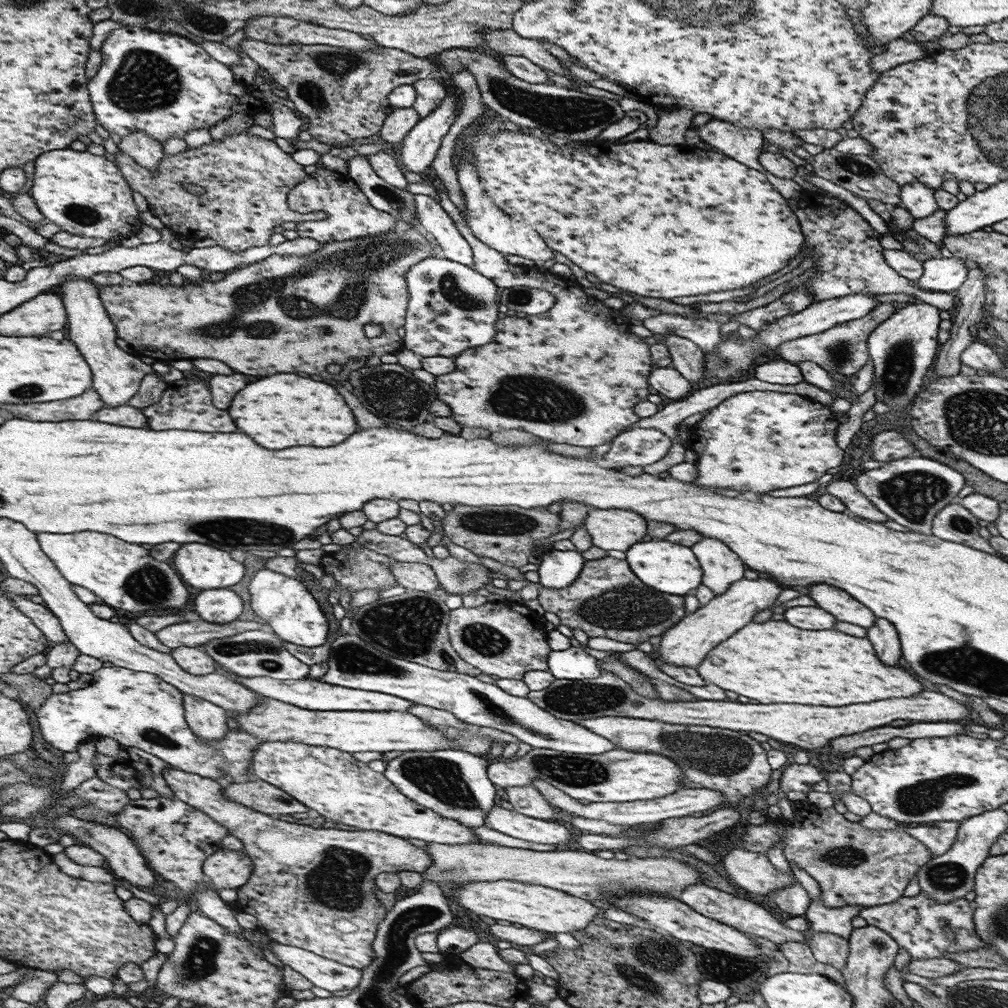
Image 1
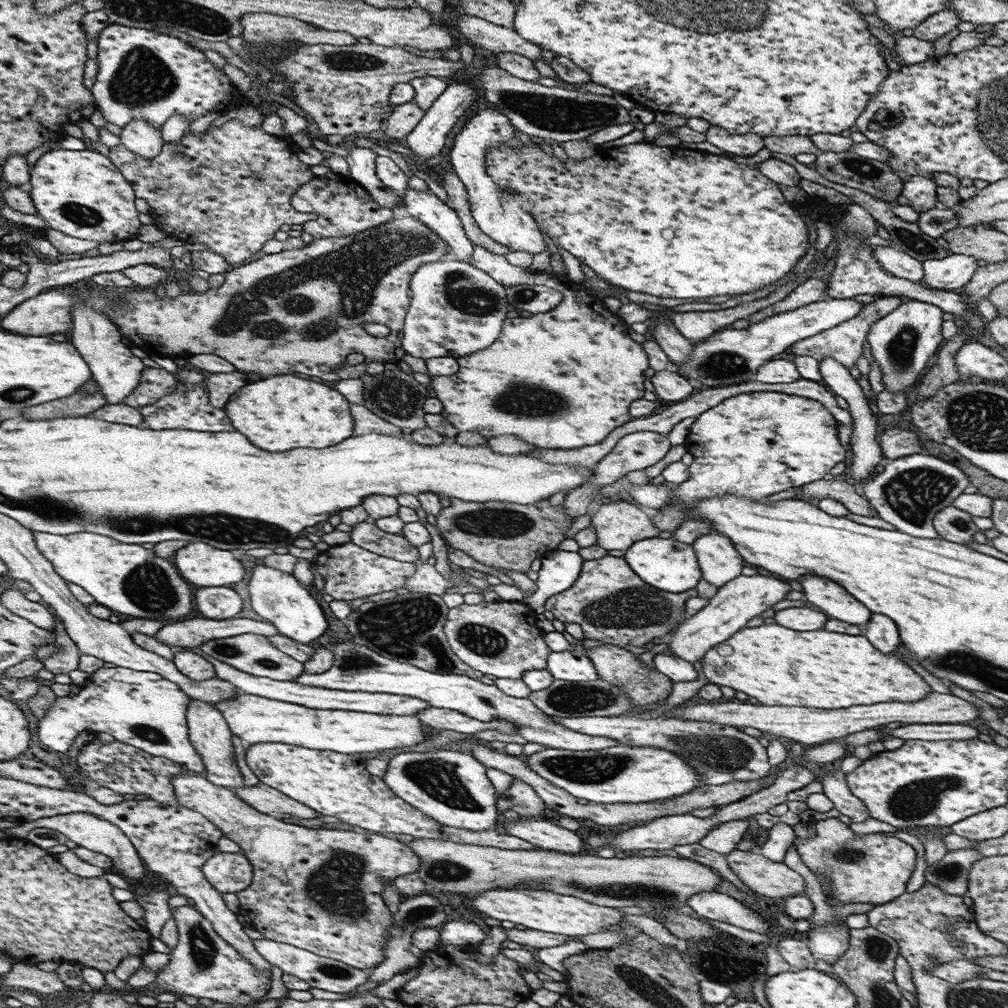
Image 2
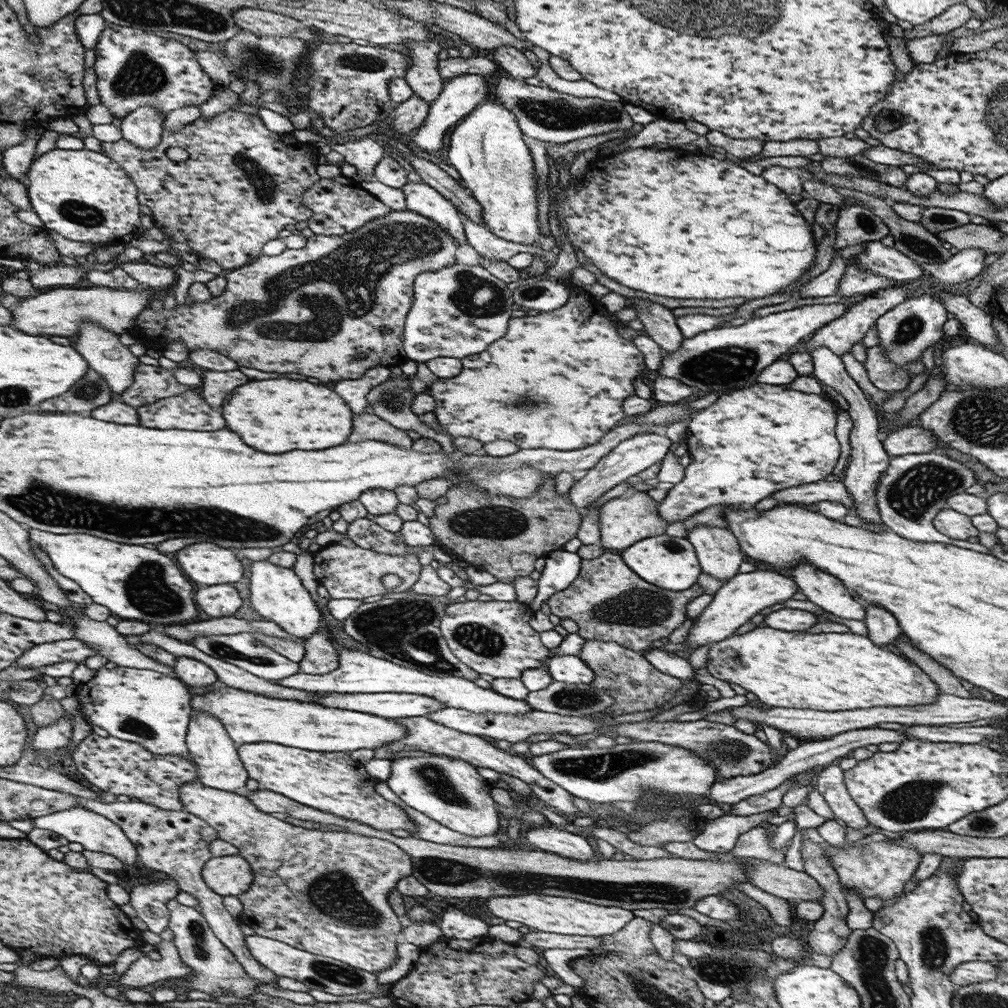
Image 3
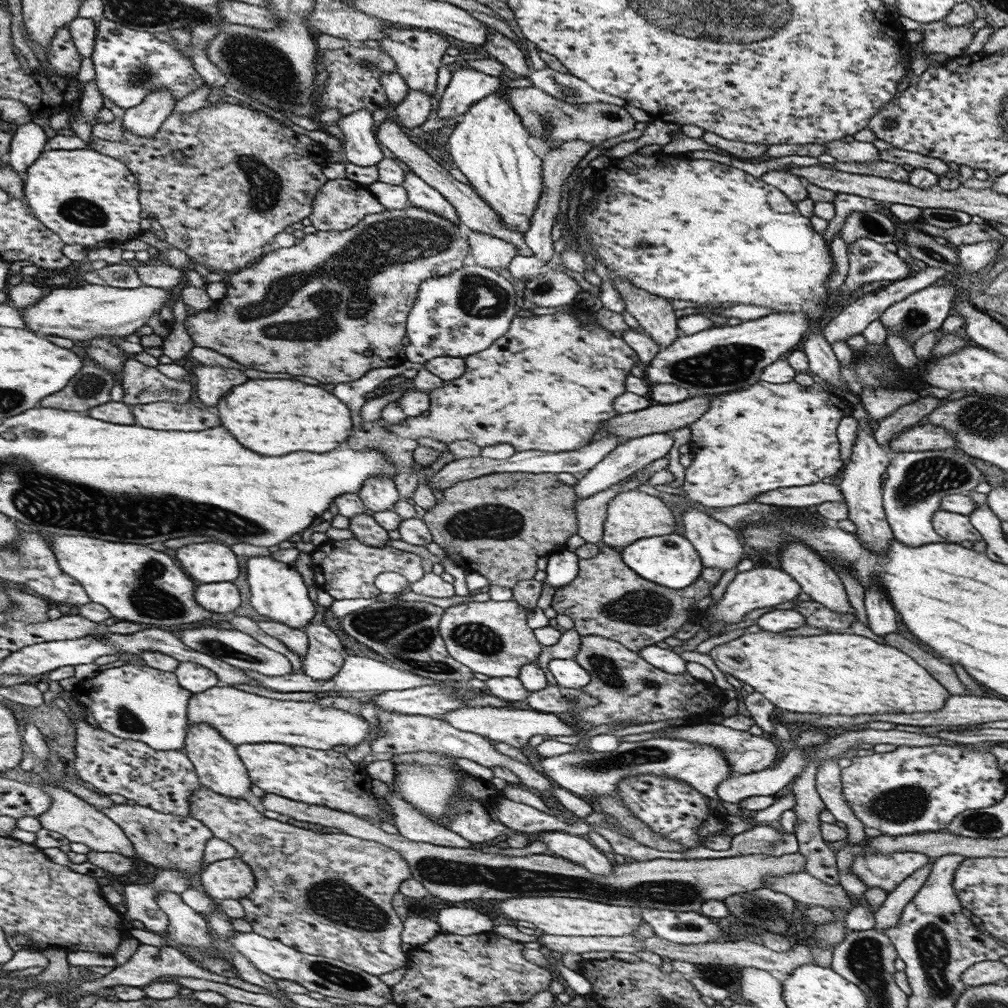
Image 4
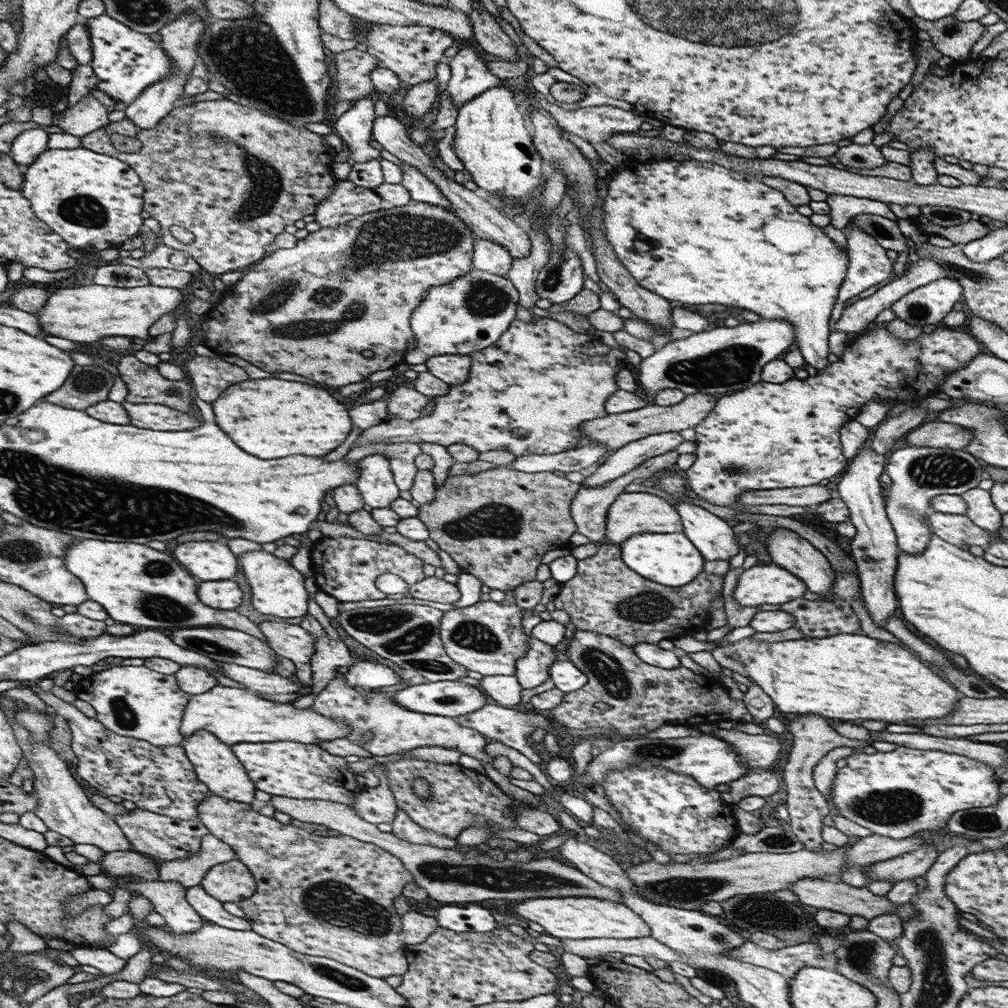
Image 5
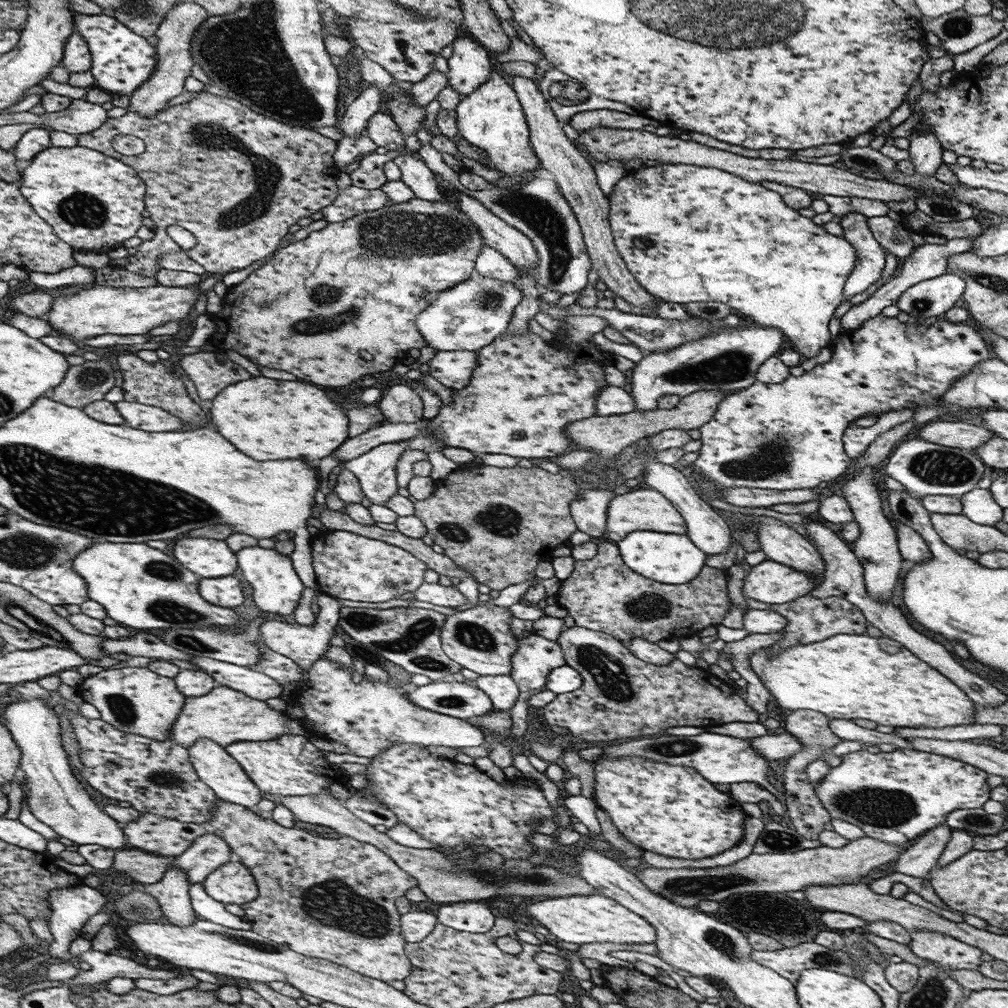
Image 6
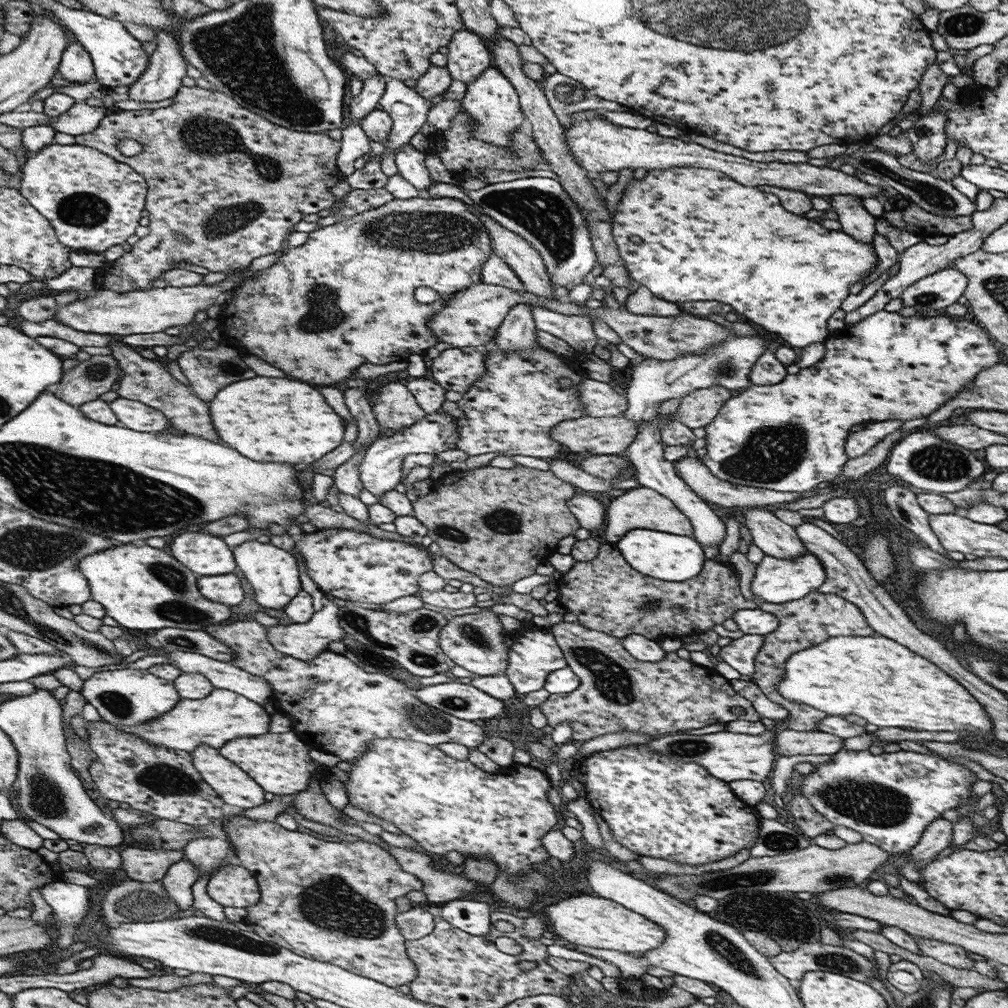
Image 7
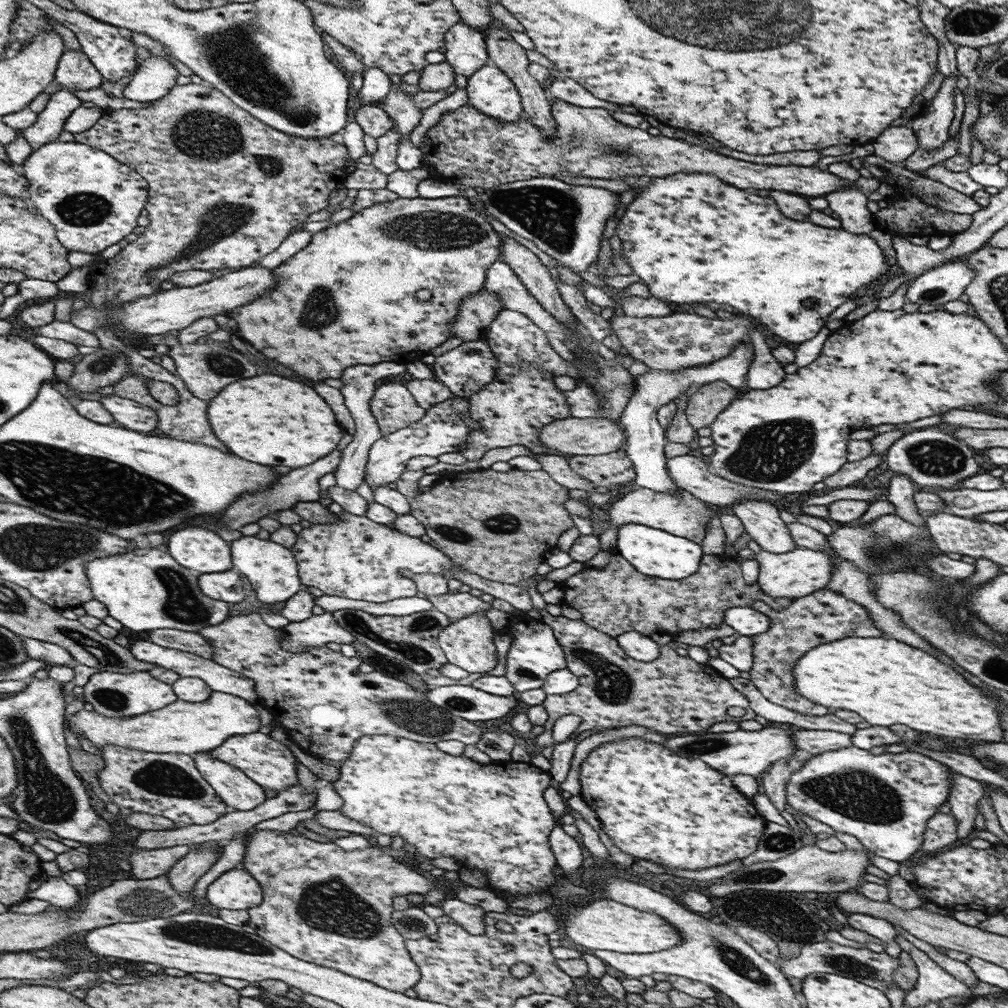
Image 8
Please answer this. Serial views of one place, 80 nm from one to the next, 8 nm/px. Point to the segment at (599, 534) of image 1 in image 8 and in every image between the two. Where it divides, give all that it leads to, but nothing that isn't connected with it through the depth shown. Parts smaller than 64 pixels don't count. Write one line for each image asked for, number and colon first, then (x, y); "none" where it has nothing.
2: (618, 525)
3: (623, 521)
4: (632, 515)
5: (631, 513)
6: (640, 509)
7: (642, 507)
8: (684, 514)

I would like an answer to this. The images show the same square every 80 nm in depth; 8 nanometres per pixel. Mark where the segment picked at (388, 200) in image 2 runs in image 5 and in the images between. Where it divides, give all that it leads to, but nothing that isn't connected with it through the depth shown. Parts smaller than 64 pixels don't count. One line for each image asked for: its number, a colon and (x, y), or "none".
3: (365, 154)
4: (361, 147)
5: (354, 127)

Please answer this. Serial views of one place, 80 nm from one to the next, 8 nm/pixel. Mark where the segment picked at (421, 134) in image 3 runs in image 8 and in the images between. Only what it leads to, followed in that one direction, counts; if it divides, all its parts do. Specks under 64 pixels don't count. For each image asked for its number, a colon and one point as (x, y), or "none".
4: (467, 86)
5: (470, 76)
6: (470, 64)
7: (469, 56)
8: (466, 52)

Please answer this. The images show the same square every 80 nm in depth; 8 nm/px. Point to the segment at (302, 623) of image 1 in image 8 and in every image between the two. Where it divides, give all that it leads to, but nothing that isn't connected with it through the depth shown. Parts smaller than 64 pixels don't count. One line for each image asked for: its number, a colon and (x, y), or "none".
2: (276, 596)
3: (276, 594)
4: (278, 592)
5: (277, 589)
6: (276, 585)
7: (273, 572)
8: (272, 569)

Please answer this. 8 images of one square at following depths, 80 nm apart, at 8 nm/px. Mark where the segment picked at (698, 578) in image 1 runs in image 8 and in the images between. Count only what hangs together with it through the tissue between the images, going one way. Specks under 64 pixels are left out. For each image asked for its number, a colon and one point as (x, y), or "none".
2: (668, 564)
3: (670, 562)
4: (671, 560)
5: (672, 559)
6: (672, 558)
7: (667, 556)
8: (663, 555)

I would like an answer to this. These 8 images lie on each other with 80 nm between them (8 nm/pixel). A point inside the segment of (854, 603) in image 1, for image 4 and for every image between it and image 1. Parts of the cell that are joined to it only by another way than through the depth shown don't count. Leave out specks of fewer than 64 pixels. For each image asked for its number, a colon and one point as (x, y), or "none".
2: (832, 599)
3: (824, 590)
4: (818, 580)

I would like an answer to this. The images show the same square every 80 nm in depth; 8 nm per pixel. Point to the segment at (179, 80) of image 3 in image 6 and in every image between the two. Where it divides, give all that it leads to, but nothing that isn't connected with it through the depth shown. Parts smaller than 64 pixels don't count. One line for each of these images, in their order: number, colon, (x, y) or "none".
4: (129, 64)
5: (126, 62)
6: (122, 60)

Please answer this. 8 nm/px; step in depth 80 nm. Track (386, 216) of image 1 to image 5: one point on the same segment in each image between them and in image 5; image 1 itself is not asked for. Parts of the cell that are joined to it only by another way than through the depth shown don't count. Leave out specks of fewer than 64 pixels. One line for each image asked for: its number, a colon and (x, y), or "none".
2: (344, 207)
3: (340, 205)
4: (341, 203)
5: (347, 201)

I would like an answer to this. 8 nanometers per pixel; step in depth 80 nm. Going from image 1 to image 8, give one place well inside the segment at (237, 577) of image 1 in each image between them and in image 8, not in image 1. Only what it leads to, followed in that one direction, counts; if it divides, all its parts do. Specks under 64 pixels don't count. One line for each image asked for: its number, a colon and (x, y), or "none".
2: (203, 565)
3: (208, 564)
4: (210, 562)
5: (208, 560)
6: (208, 558)
7: (206, 555)
8: (198, 549)

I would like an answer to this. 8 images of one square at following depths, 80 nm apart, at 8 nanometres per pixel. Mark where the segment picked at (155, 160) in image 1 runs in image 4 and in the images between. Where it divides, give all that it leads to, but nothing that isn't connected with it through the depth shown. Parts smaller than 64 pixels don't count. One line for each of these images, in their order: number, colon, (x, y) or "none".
2: (139, 136)
3: (143, 127)
4: (144, 120)

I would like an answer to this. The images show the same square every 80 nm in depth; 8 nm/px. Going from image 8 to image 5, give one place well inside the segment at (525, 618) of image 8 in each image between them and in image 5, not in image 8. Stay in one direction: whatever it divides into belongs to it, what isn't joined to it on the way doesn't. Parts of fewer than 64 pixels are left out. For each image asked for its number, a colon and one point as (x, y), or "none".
5: (533, 669)
6: (537, 656)
7: (534, 655)

